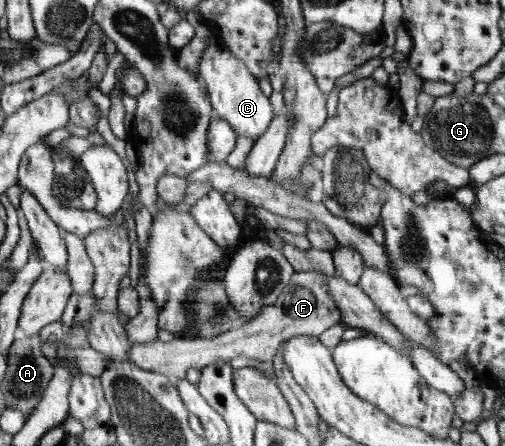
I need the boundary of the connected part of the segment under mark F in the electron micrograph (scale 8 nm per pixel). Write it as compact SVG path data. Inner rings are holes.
M317 271L294 272L289 286L285 288L276 303L264 307L258 316L250 322L242 323L212 338L184 339L175 337L169 342L154 340L150 344L136 344L130 350L130 360L138 368L149 369L150 372L161 373L171 379L186 376L190 368L206 368L216 360L232 360L238 356L256 358L260 361L273 362L277 348L296 334L320 336L328 327L342 322L342 314L336 301L330 295L324 274Z

